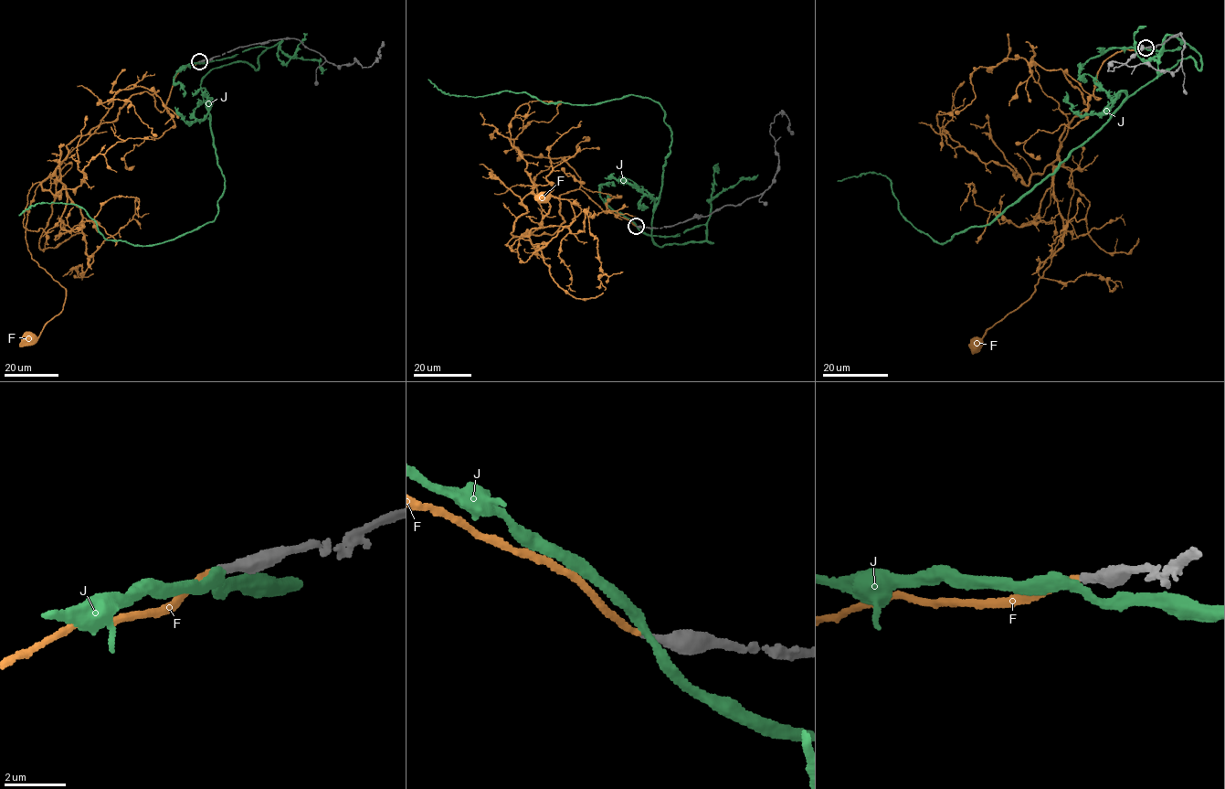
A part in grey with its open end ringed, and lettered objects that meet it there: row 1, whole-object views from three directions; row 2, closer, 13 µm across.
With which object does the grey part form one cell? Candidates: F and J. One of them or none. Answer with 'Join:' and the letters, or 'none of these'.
Join: F

